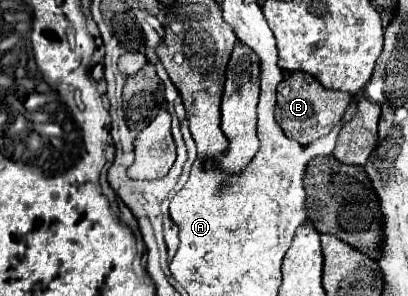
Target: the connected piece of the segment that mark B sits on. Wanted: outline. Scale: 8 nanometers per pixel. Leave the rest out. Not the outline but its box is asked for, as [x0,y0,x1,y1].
[274,72,352,144]

